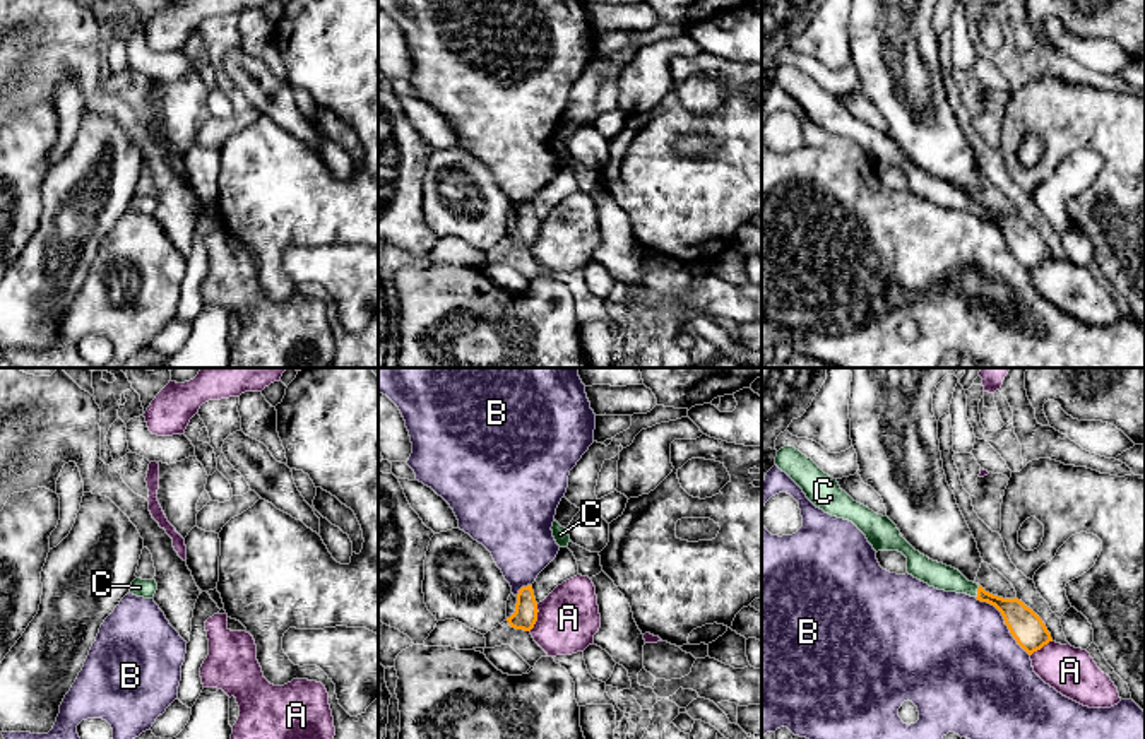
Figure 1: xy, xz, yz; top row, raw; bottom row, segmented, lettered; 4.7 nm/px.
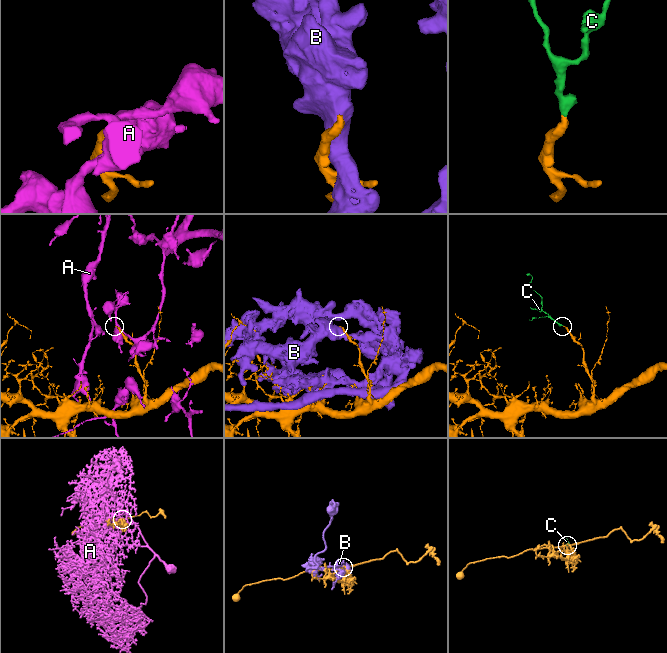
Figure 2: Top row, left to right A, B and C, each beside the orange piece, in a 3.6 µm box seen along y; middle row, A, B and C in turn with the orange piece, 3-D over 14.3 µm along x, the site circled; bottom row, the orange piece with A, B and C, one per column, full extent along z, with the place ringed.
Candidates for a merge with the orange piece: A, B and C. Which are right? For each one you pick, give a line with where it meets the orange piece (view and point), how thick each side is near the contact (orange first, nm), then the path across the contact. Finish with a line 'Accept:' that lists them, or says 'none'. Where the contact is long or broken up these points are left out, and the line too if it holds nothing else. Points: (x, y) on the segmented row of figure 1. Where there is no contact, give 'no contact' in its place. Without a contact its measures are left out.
C: yz (978, 592) | 150/120 nm | across yz (1022, 621), (1008, 608), (978, 592), (938, 575)
Accept: C

